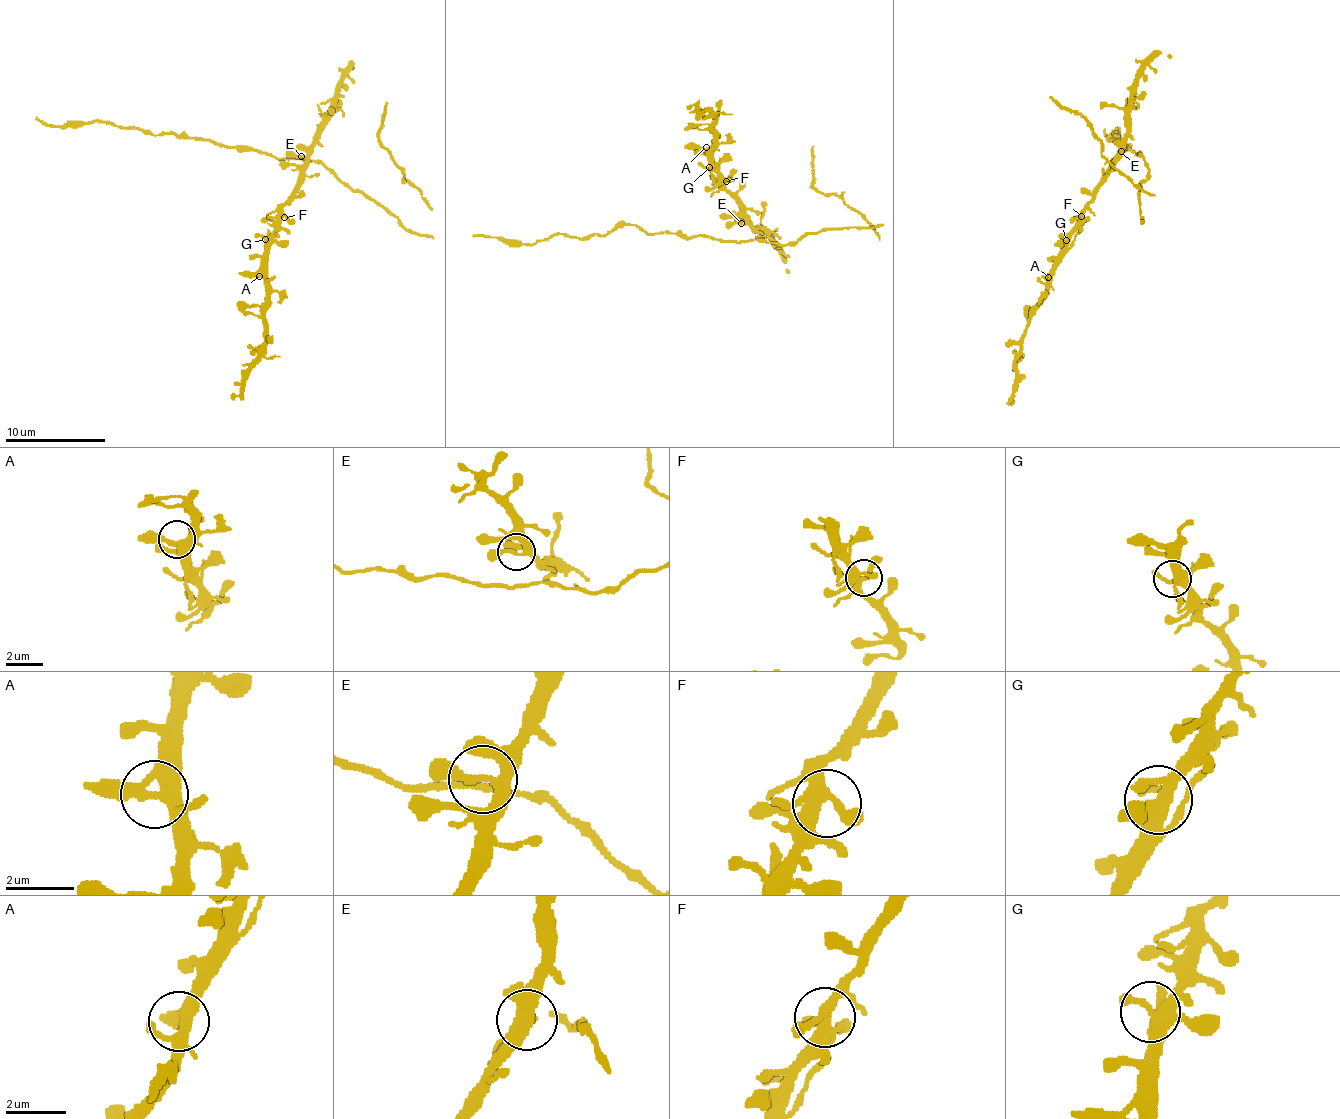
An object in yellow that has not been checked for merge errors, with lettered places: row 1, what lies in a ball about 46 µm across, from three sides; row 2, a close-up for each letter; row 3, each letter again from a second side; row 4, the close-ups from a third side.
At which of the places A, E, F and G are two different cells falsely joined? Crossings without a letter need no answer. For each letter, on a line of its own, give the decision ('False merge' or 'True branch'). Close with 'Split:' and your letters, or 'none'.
A: True branch
E: True branch
F: True branch
G: True branch
Split: none

